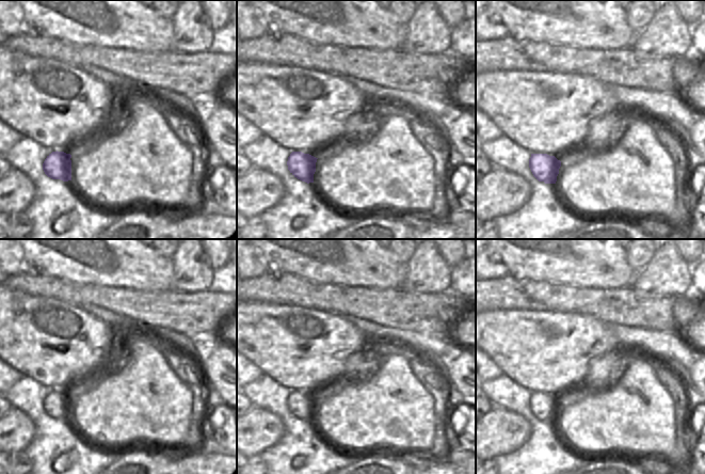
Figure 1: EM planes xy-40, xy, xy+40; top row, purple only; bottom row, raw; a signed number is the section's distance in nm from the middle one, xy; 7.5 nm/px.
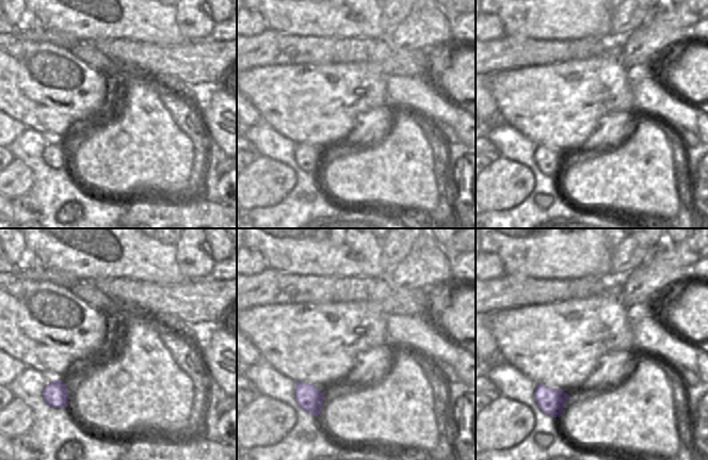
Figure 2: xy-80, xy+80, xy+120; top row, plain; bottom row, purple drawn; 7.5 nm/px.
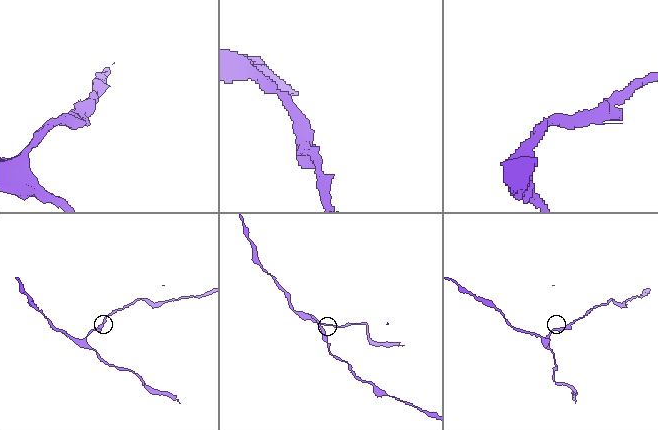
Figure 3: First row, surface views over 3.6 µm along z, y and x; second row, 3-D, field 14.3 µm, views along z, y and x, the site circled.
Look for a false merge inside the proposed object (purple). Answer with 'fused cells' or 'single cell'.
fused cells

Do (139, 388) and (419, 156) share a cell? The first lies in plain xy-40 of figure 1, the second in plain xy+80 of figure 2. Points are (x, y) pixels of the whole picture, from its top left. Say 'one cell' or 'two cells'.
one cell

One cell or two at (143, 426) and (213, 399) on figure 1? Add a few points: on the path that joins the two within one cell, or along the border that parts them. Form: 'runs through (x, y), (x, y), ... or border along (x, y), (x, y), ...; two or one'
border along (205, 406), (204, 431); two

